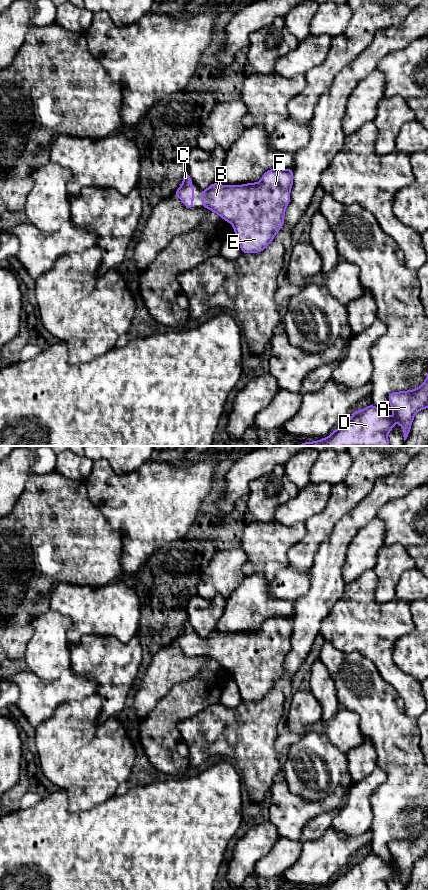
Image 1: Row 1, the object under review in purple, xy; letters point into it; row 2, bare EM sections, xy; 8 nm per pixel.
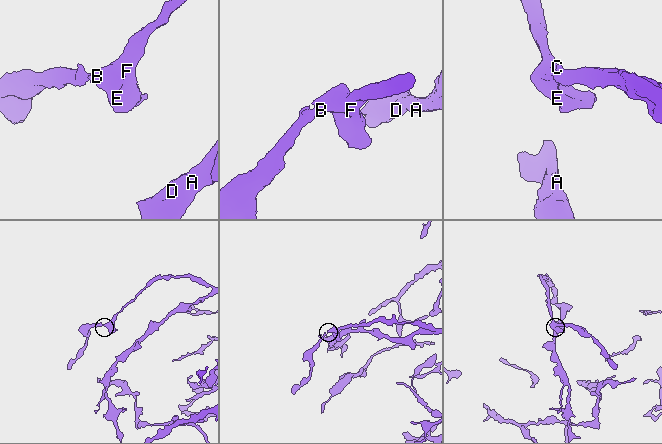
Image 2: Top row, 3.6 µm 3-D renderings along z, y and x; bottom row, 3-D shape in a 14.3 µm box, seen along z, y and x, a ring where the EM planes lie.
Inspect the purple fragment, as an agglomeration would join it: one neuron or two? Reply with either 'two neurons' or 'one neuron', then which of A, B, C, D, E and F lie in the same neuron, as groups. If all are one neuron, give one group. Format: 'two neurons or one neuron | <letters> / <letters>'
one neuron | A B C D E F

